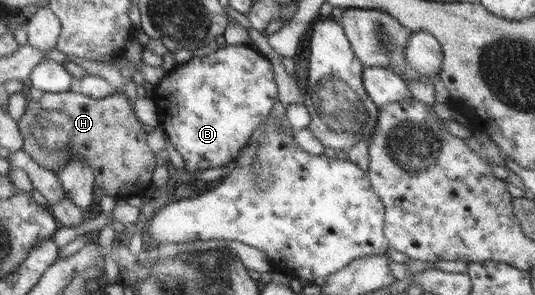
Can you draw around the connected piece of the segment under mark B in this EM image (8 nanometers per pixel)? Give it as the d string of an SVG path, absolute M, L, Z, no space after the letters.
M226 44L225 47L221 46L214 53L204 57L194 57L190 60L176 64L171 70L165 73L163 79L155 84L155 91L150 96L158 106L157 113L159 113L160 123L165 130L166 137L169 138L173 147L186 163L186 171L189 174L193 174L194 171L200 169L207 169L212 167L221 167L227 165L230 161L236 159L242 148L248 145L251 141L251 135L258 128L261 128L263 124L269 119L273 105L278 100L278 85L275 79L273 64L266 58L259 50L254 47L250 47L247 44Z

